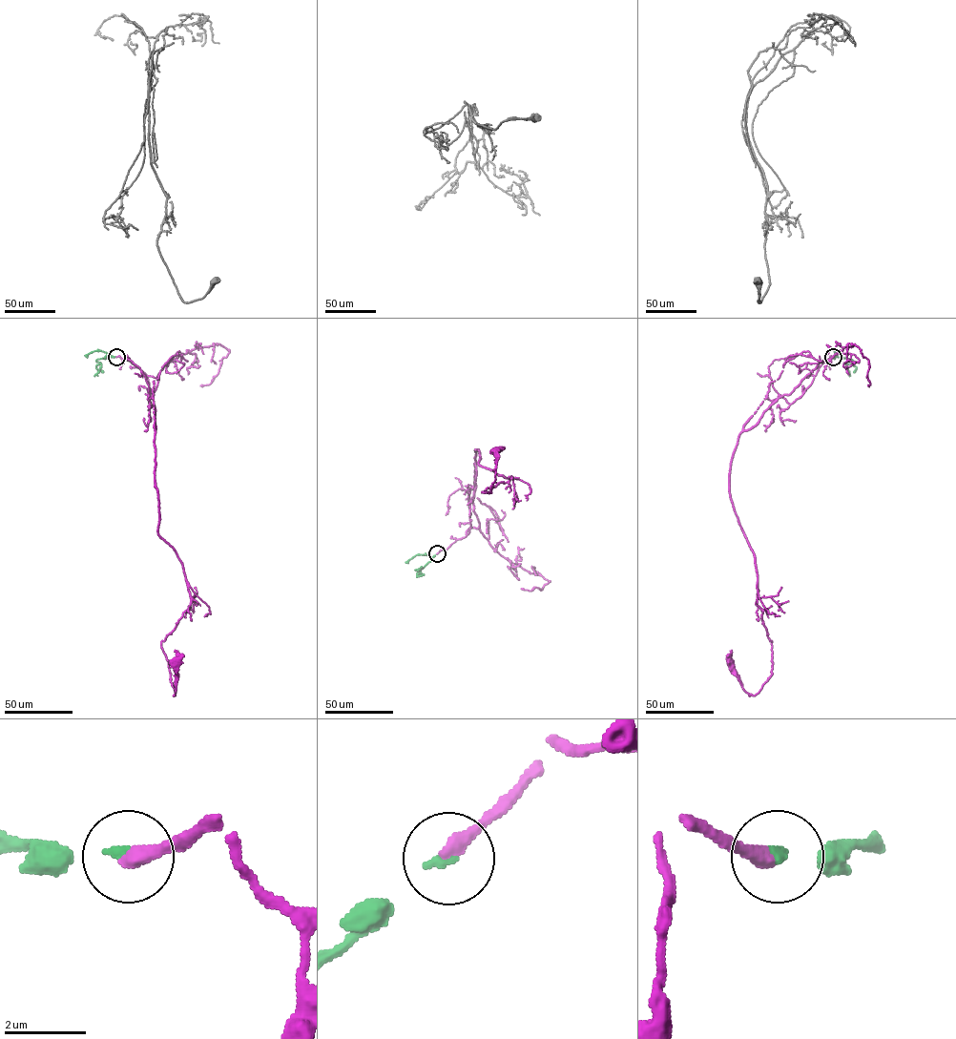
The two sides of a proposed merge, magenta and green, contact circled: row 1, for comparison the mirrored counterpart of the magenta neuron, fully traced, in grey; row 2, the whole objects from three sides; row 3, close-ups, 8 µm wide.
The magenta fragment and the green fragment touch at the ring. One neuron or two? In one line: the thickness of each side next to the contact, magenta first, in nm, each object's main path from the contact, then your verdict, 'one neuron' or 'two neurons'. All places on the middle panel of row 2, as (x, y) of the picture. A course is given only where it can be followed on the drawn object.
380/220 nm | magenta via (437, 553), (479, 527), (473, 501), (475, 449), (482, 467), (511, 477), (482, 492), (490, 492), (496, 450) | green via (437, 553), (419, 571), (417, 574), (421, 574), (422, 567), (415, 570) | one neuron

